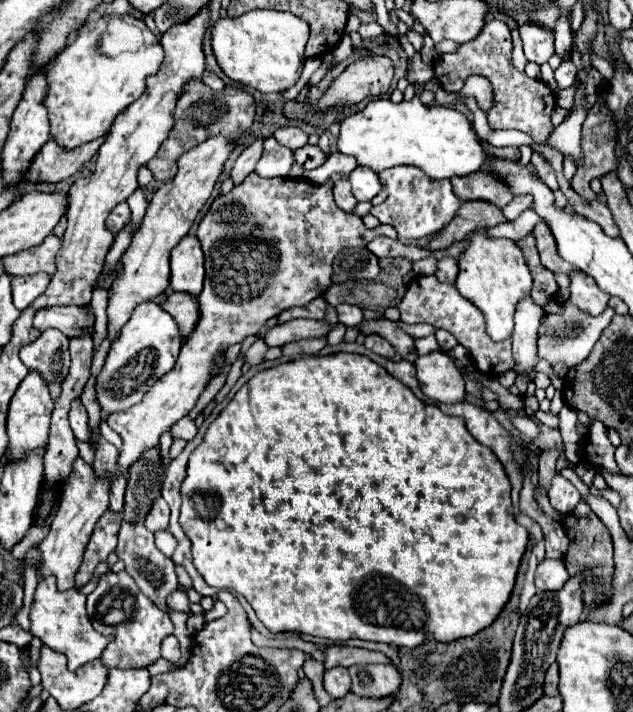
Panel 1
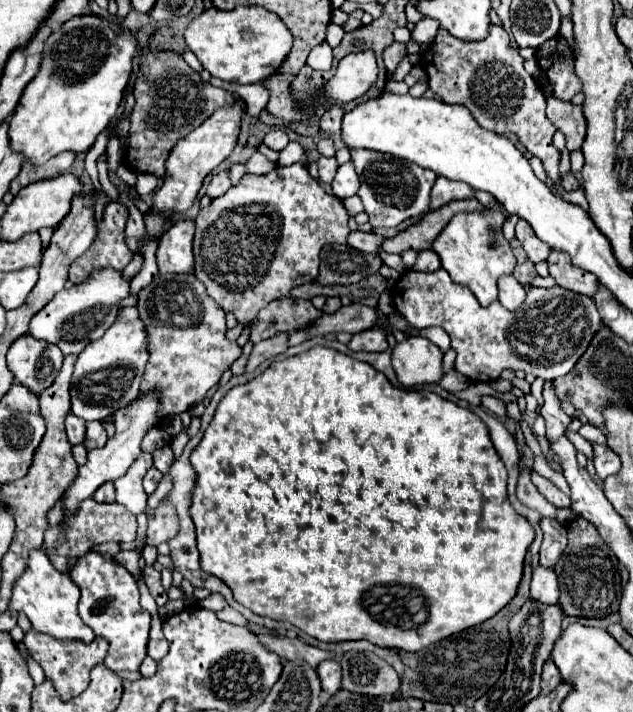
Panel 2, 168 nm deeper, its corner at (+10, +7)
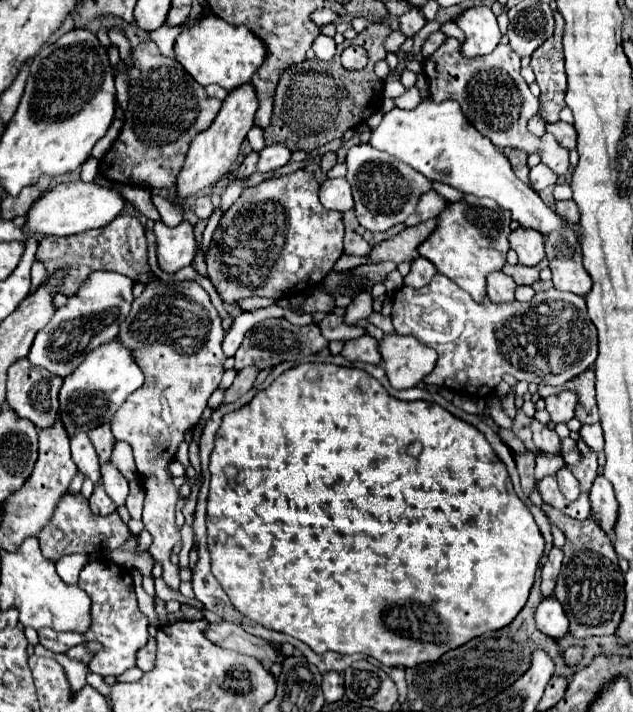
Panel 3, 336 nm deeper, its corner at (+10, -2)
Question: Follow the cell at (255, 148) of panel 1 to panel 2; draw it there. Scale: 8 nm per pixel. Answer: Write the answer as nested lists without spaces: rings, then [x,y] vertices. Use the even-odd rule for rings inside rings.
[[[223,170],[223,172],[219,172],[219,174],[215,174],[215,176],[211,178],[211,184],[209,184],[209,188],[207,188],[207,194],[209,194],[211,198],[217,198],[217,196],[225,194],[225,192],[229,190],[229,186],[231,186],[229,170]]]

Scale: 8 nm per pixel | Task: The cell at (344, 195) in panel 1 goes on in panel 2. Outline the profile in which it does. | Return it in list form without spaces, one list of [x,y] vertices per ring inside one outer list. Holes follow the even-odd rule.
[[[321,156],[317,164],[319,164],[319,180],[325,182],[325,184],[331,184],[333,178],[335,178],[337,166],[339,166],[337,160],[335,160],[335,158],[325,158],[325,156]]]

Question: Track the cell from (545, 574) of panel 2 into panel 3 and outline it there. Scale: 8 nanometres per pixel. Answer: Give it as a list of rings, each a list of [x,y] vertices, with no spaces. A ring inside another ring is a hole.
[[[555,597],[541,599],[535,619],[537,619],[537,629],[555,641],[569,635],[569,621],[563,613],[561,603],[557,603]]]

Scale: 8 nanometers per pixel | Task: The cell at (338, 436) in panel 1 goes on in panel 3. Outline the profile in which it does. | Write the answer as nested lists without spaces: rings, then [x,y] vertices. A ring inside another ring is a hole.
[[[301,363],[301,365],[281,373],[267,389],[259,391],[251,399],[251,403],[247,403],[239,411],[227,413],[223,417],[221,429],[217,433],[217,439],[215,439],[215,449],[213,449],[213,455],[211,455],[209,471],[211,471],[211,491],[209,491],[209,505],[207,505],[207,533],[209,533],[209,551],[211,551],[213,575],[221,583],[223,591],[229,595],[231,603],[245,617],[249,617],[251,621],[255,621],[255,623],[259,623],[259,625],[263,625],[267,629],[273,629],[273,631],[279,631],[279,633],[285,633],[285,635],[291,635],[291,637],[303,641],[315,653],[325,653],[325,651],[335,651],[335,653],[341,653],[341,655],[363,653],[363,655],[369,655],[369,657],[381,661],[387,667],[415,667],[419,663],[437,661],[443,653],[447,653],[451,649],[457,649],[459,645],[465,645],[469,639],[479,637],[479,635],[483,635],[487,631],[501,629],[501,627],[509,625],[517,617],[517,613],[527,603],[529,591],[531,591],[531,587],[535,583],[535,571],[539,567],[539,559],[541,559],[543,549],[545,549],[545,539],[543,539],[543,535],[541,535],[533,515],[529,513],[529,509],[523,505],[523,501],[513,491],[513,483],[509,481],[509,475],[507,475],[507,469],[505,469],[503,461],[495,455],[495,451],[491,449],[491,445],[487,443],[487,439],[485,439],[485,435],[481,431],[477,431],[473,425],[465,423],[465,421],[453,417],[449,411],[445,411],[443,407],[439,407],[435,403],[427,403],[427,401],[401,401],[401,399],[391,397],[383,389],[383,385],[377,379],[373,379],[369,373],[365,373],[363,369],[337,367],[337,365],[331,365],[331,363]],[[228,467],[231,468],[231,479],[226,477],[226,469]]]

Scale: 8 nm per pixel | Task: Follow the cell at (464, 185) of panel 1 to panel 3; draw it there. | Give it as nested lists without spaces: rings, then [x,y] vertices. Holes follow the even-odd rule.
[[[427,191],[421,199],[419,199],[419,205],[417,205],[417,211],[413,211],[413,215],[409,215],[409,219],[405,219],[405,225],[407,227],[413,227],[417,223],[423,223],[427,219],[433,219],[437,217],[443,209],[445,209],[447,201],[437,195],[435,191]]]

